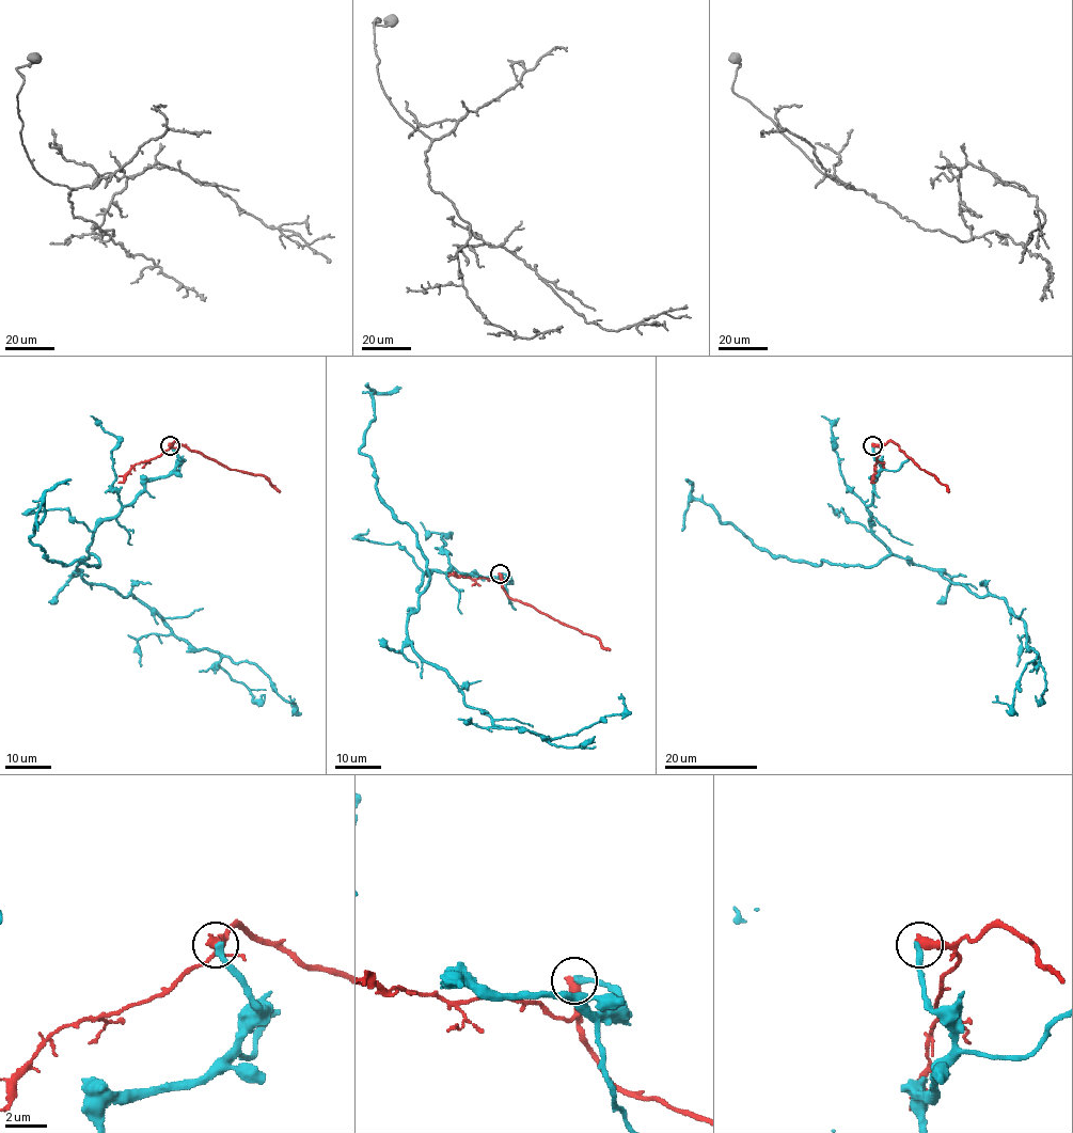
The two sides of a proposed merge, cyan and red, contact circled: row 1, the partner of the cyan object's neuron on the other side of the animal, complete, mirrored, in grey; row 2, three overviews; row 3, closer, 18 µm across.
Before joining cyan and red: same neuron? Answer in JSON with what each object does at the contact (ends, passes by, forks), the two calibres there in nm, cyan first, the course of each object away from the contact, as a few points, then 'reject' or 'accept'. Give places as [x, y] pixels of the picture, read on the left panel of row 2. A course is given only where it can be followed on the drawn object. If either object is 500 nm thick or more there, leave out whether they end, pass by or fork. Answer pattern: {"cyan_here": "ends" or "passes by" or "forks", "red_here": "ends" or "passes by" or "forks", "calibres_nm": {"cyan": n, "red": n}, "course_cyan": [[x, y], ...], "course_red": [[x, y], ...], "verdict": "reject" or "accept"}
{"calibres_nm": {"cyan": 320, "red": 500}, "course_cyan": [[170, 445], [174, 467], [106, 517], [76, 570], [146, 603], [196, 649], [255, 664], [295, 706], [288, 696]], "course_red": [[170, 445], [178, 441], [231, 469], [263, 475], [280, 491]], "verdict": "reject"}

